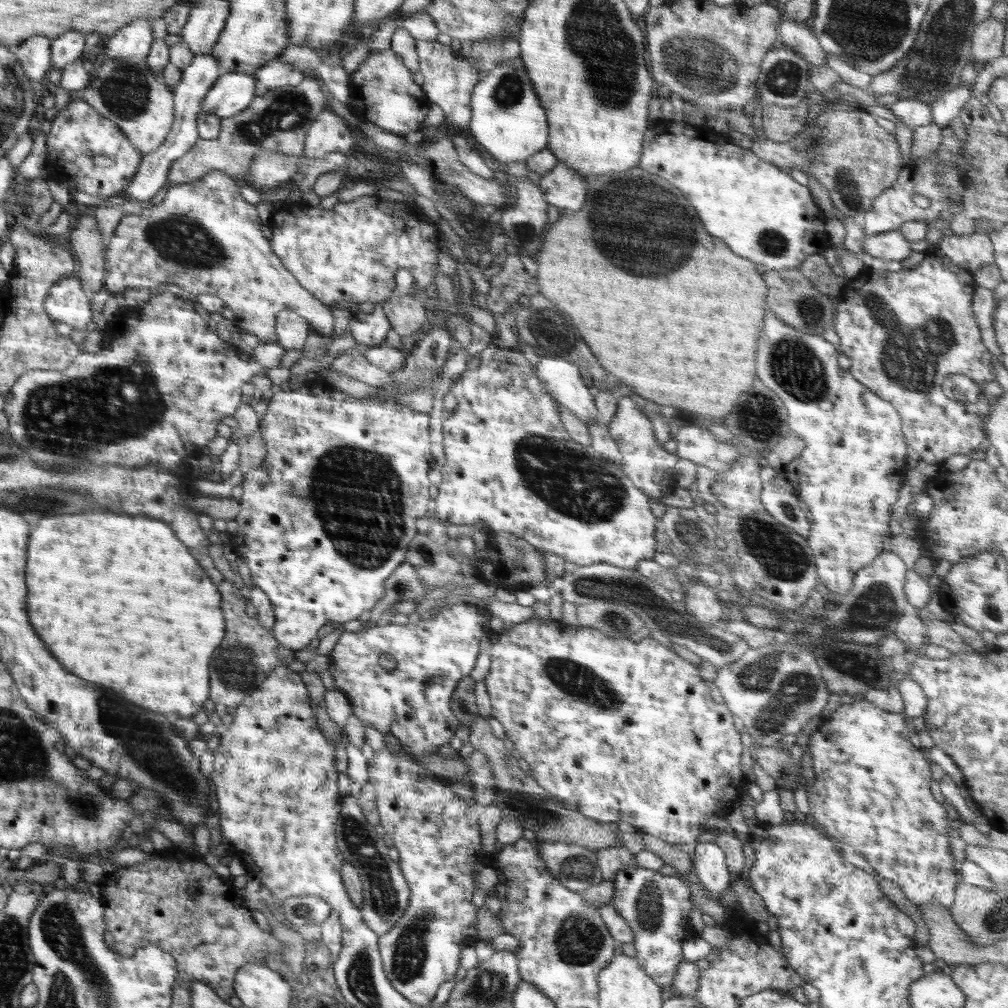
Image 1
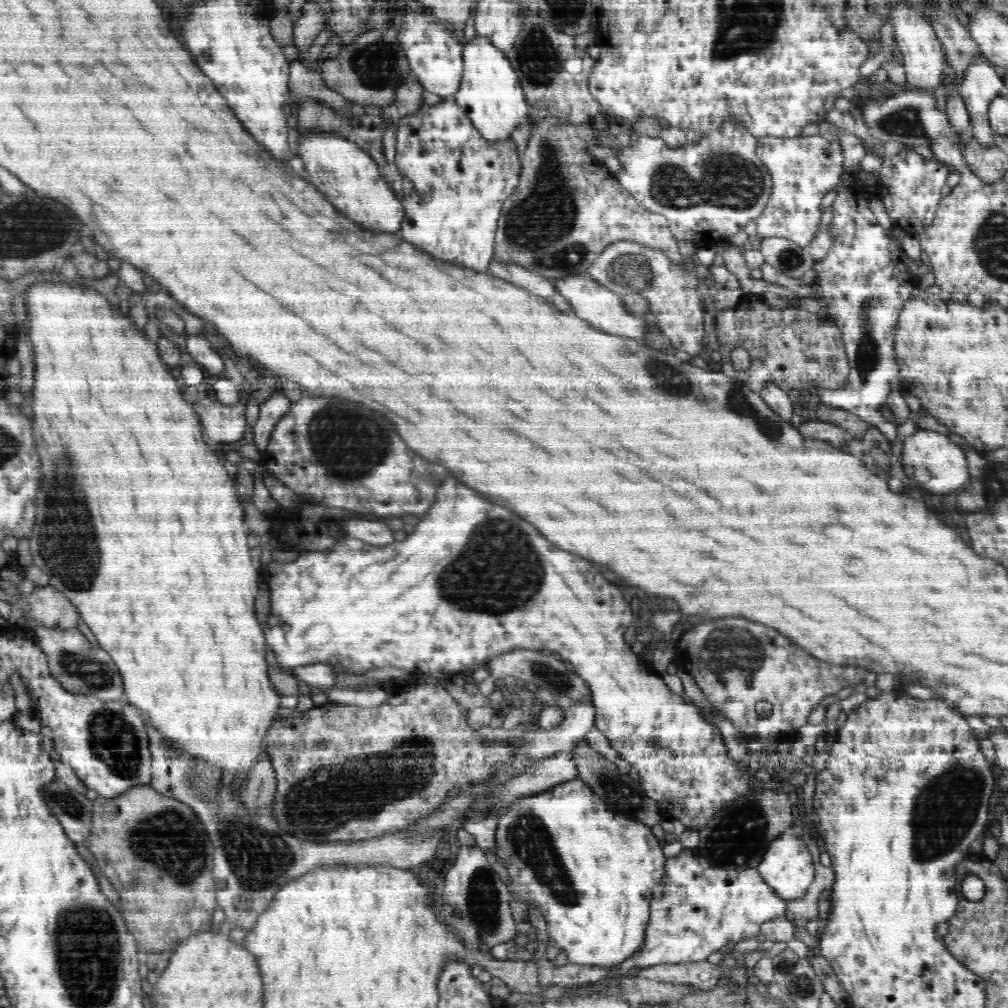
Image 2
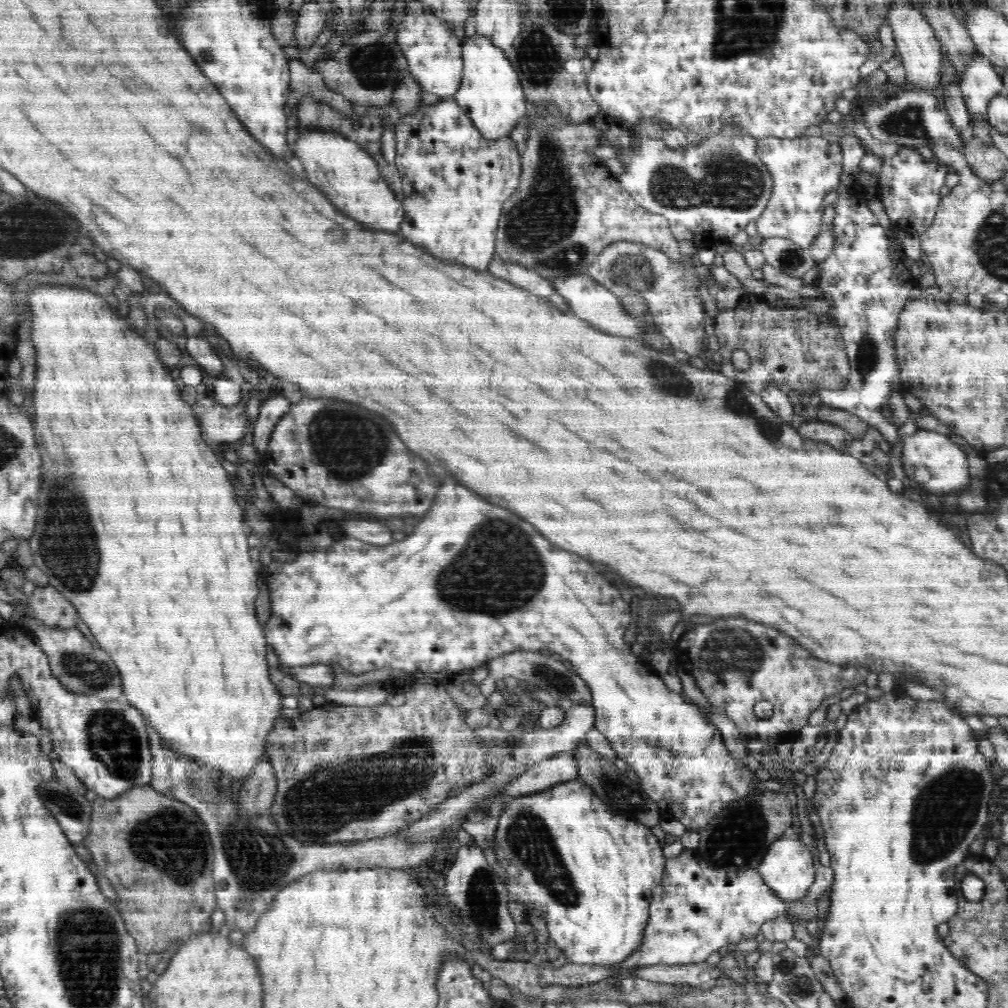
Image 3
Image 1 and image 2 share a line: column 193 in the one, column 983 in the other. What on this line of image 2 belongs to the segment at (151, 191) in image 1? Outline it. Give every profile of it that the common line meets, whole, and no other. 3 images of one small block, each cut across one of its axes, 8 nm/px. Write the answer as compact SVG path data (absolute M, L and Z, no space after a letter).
M986 57L978 58L966 68L959 92L971 117L969 128L972 129L972 138L984 147L995 147L988 112L990 102L1003 89L1004 81Z

